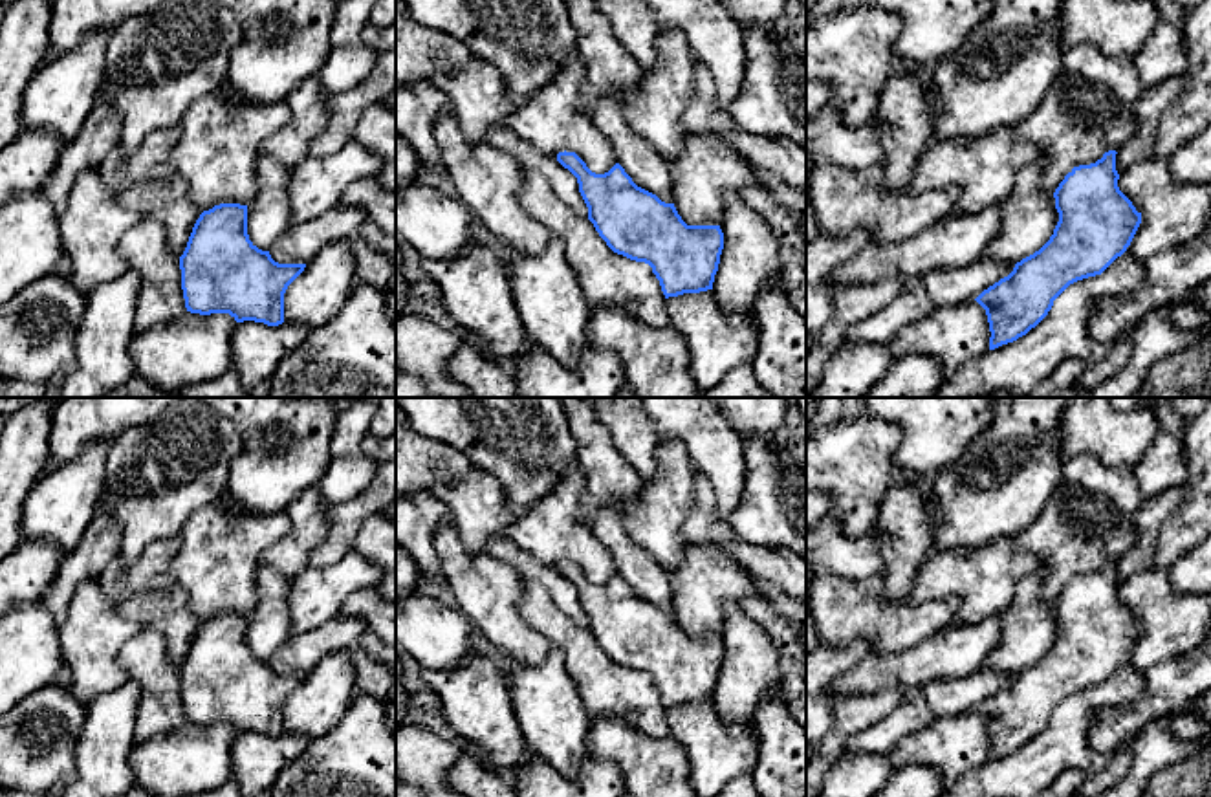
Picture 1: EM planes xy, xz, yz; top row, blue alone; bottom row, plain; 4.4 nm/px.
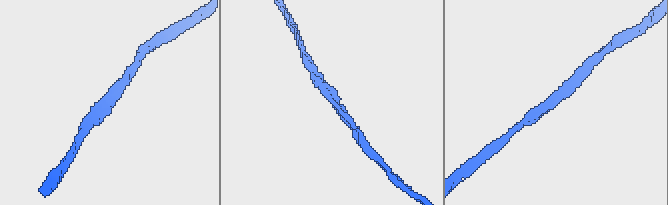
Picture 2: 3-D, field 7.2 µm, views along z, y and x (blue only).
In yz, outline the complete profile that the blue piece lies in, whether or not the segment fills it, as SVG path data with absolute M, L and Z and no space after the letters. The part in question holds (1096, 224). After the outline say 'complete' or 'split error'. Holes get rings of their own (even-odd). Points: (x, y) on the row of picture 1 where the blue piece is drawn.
M1116 154L1064 176L1053 192L1059 222L1050 240L975 299L987 315L989 350L1026 335L1070 284L1101 275L1130 246L1141 213L1118 187Z; complete

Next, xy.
M214 205L200 214L180 257L185 308L278 326L284 293L304 267L278 264L249 240L247 205Z; complete

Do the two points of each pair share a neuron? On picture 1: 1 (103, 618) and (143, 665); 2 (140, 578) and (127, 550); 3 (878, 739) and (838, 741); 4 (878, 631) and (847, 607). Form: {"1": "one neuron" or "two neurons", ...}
{"1": "two neurons", "2": "two neurons", "3": "two neurons", "4": "one neuron"}

